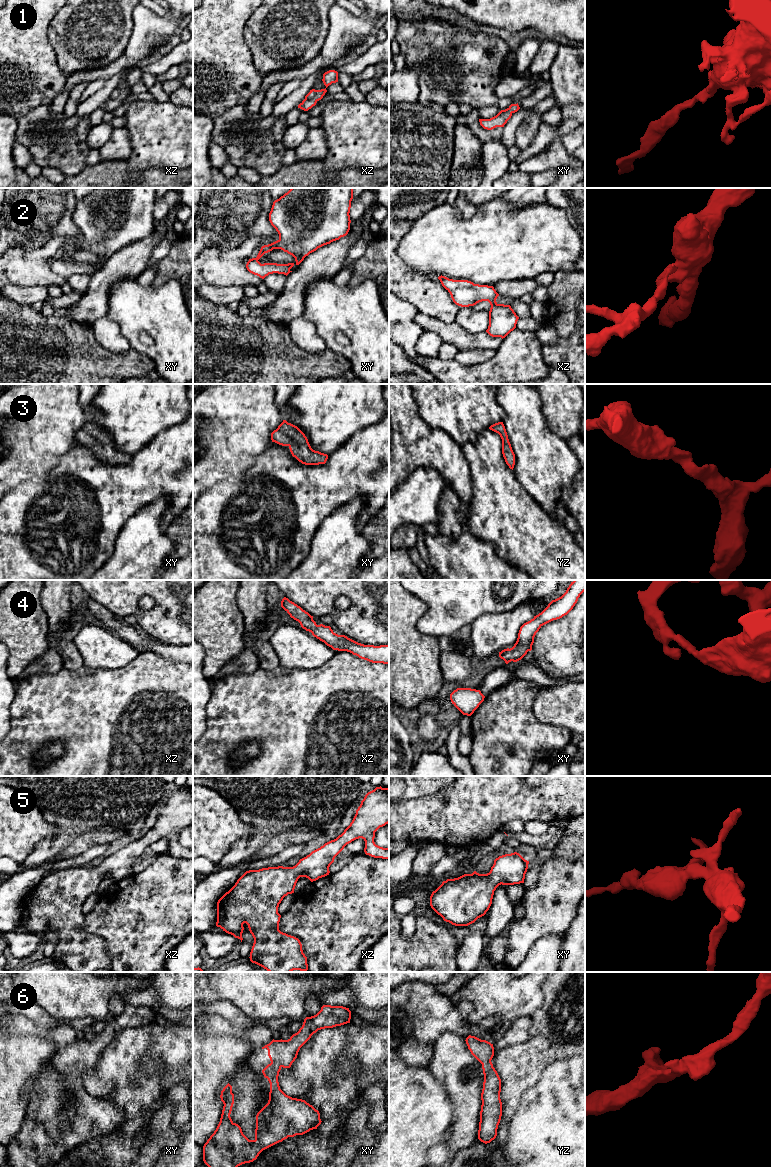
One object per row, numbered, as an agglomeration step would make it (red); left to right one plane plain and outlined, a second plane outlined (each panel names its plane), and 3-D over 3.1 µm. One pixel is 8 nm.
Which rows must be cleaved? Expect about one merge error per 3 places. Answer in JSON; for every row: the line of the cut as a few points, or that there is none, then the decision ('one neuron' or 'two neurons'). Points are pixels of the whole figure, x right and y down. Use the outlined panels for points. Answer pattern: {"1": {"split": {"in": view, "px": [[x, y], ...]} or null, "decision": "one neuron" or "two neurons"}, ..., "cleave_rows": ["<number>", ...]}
{"1": {"split": null, "decision": "one neuron"}, "2": {"split": null, "decision": "one neuron"}, "3": {"split": null, "decision": "one neuron"}, "4": {"split": null, "decision": "one neuron"}, "5": {"split": null, "decision": "one neuron"}, "6": {"split": null, "decision": "one neuron"}, "cleave_rows": []}

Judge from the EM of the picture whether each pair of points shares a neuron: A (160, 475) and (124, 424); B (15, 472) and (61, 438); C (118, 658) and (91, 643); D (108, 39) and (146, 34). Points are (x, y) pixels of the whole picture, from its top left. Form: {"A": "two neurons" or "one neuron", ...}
{"A": "two neurons", "B": "one neuron", "C": "one neuron", "D": "two neurons"}

